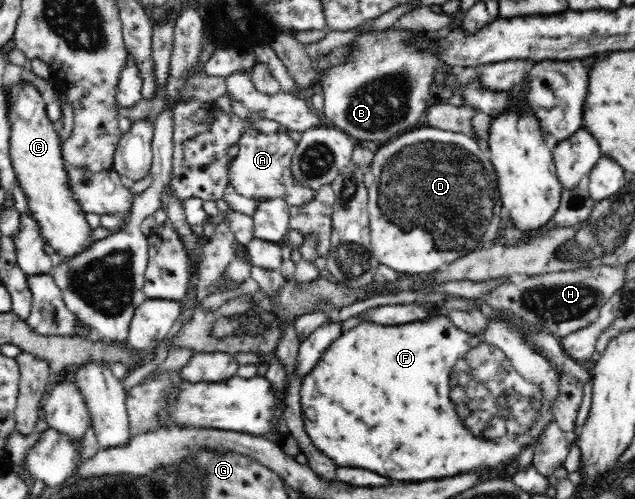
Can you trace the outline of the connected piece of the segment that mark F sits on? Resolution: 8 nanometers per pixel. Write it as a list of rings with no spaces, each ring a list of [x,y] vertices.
[[[430,315],[426,319],[402,324],[360,322],[355,327],[340,334],[326,348],[322,359],[302,381],[299,401],[305,430],[318,450],[326,453],[337,467],[362,467],[362,469],[370,469],[374,473],[380,473],[380,475],[390,477],[390,479],[400,479],[400,481],[426,481],[426,477],[428,479],[454,477],[458,473],[468,473],[468,471],[498,473],[498,471],[506,469],[512,461],[517,460],[518,455],[526,447],[535,446],[540,441],[540,435],[554,419],[558,397],[560,397],[560,370],[542,352],[538,352],[536,346],[528,340],[526,335],[530,332],[530,328],[525,325],[518,326],[516,322],[516,319],[510,321],[506,317],[494,315],[488,319],[483,330],[474,333],[468,333],[462,328],[456,327],[446,315]]]

